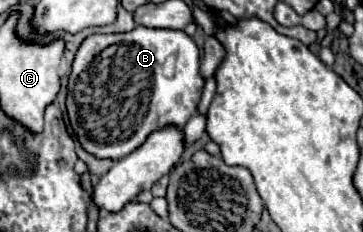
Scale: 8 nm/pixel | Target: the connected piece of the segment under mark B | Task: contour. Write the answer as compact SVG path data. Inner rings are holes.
M137 25L127 33L87 37L75 55L67 87L67 113L81 145L95 157L121 159L135 151L153 131L171 123L183 127L201 101L203 77L199 73L199 63L201 55L195 41L181 29L153 29Z

